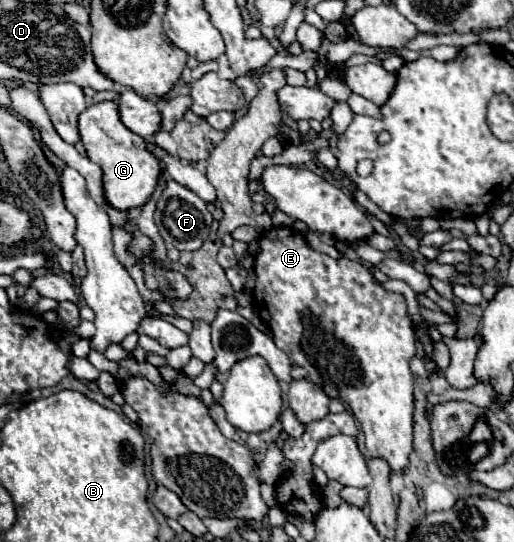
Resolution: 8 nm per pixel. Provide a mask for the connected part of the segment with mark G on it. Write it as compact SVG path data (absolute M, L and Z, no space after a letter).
M97 102L87 106L79 116L79 134L87 148L89 160L99 164L103 170L105 198L113 208L131 210L151 198L161 176L161 164L157 156L147 150L145 138L137 136L121 122L117 102Z

